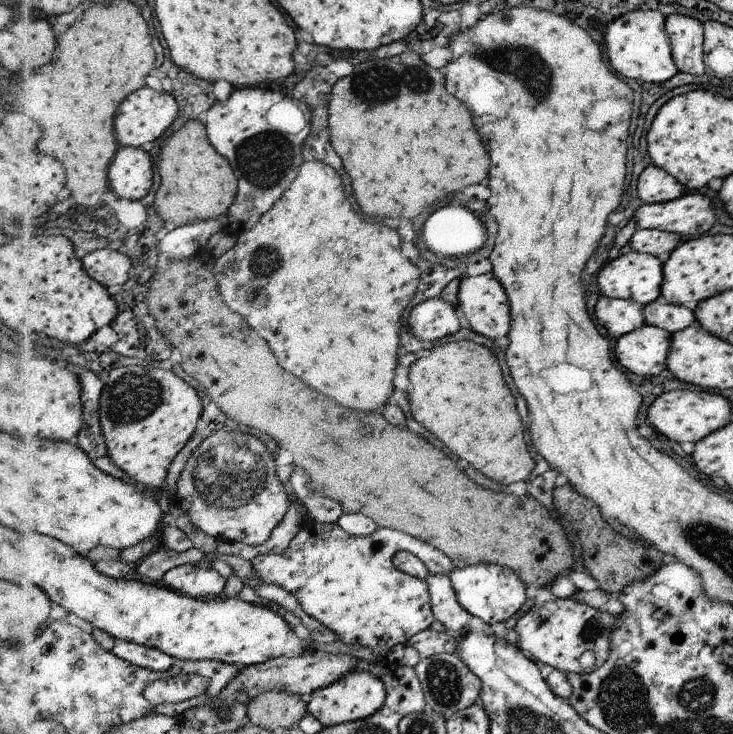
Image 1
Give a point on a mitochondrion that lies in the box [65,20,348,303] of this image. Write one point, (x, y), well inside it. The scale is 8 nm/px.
(266, 159)

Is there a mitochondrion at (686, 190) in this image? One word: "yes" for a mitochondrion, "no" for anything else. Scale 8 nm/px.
no

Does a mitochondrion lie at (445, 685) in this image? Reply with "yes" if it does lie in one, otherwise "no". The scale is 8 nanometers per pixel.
yes

